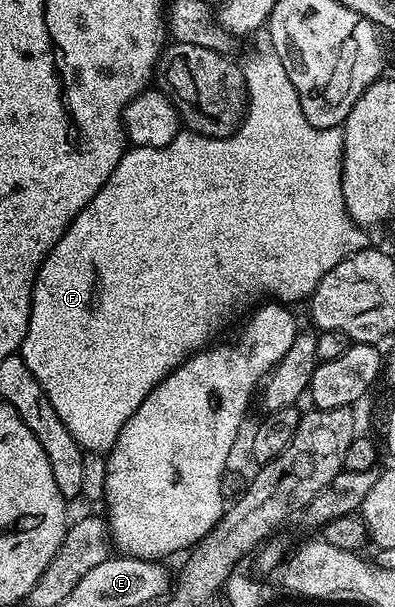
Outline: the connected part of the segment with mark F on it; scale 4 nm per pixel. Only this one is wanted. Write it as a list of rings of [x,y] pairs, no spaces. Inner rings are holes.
[[[264,46],[258,52],[251,53],[246,60],[243,60],[243,71],[245,73],[245,85],[249,87],[249,111],[245,113],[245,121],[232,136],[224,136],[217,140],[213,136],[199,136],[195,132],[182,130],[178,132],[177,137],[170,144],[162,148],[130,147],[125,155],[121,157],[119,166],[115,166],[111,178],[107,178],[107,182],[97,191],[95,198],[91,198],[91,202],[87,202],[87,206],[83,206],[80,214],[69,223],[69,227],[61,235],[59,242],[55,242],[53,249],[45,255],[41,269],[37,271],[37,277],[33,283],[33,301],[29,311],[29,325],[27,326],[25,341],[20,346],[19,355],[27,362],[27,370],[31,370],[31,374],[35,374],[39,386],[43,386],[55,414],[63,422],[63,426],[67,426],[71,438],[75,438],[75,442],[86,453],[108,453],[112,449],[113,443],[119,438],[127,418],[131,418],[131,414],[135,414],[135,410],[139,410],[143,398],[147,398],[147,394],[151,394],[153,387],[163,377],[170,376],[194,352],[201,351],[214,339],[209,330],[213,326],[215,312],[209,312],[209,308],[205,308],[205,304],[203,304],[203,308],[195,308],[195,312],[187,312],[187,310],[191,310],[189,306],[191,306],[191,300],[195,300],[195,296],[191,298],[191,290],[175,290],[173,288],[175,282],[171,282],[171,280],[175,276],[171,276],[171,268],[169,268],[171,240],[175,242],[175,252],[177,252],[181,242],[183,242],[183,246],[185,246],[185,242],[189,242],[189,246],[193,244],[191,236],[195,232],[199,232],[199,234],[205,232],[207,234],[207,230],[209,230],[209,234],[211,234],[211,230],[213,230],[213,236],[215,236],[215,230],[219,228],[219,224],[217,224],[219,218],[213,220],[211,216],[207,216],[207,208],[203,208],[205,212],[201,214],[201,210],[199,210],[199,188],[301,188],[301,202],[297,200],[293,204],[293,212],[285,212],[285,216],[273,218],[271,226],[259,226],[259,222],[263,222],[263,220],[257,218],[255,228],[253,226],[251,228],[241,228],[241,226],[239,228],[237,226],[235,228],[233,226],[231,228],[221,228],[221,238],[217,238],[217,244],[215,244],[215,238],[213,238],[213,250],[217,246],[217,250],[221,250],[221,254],[223,254],[219,258],[229,258],[229,262],[231,262],[231,266],[225,272],[229,276],[225,276],[225,280],[223,280],[227,284],[225,290],[223,290],[225,302],[231,302],[231,298],[233,300],[241,298],[241,305],[245,306],[252,300],[259,302],[264,298],[272,298],[277,302],[290,302],[289,300],[301,300],[304,296],[305,299],[312,297],[321,279],[331,270],[335,270],[335,266],[339,266],[339,262],[343,262],[343,258],[347,258],[367,246],[367,240],[365,240],[366,229],[349,216],[348,208],[344,202],[341,173],[345,160],[346,133],[340,127],[316,129],[315,126],[308,124],[303,116],[303,110],[300,108],[299,94],[296,93],[291,78],[287,76],[283,64],[271,47]],[[295,228],[301,228],[301,232],[307,234],[307,248],[303,248],[303,252],[299,252],[299,260],[301,260],[299,266],[295,266],[293,258],[287,254],[287,252],[293,250],[291,244],[287,242],[287,232],[295,232]],[[249,240],[251,242],[255,240],[255,246],[257,246],[257,250],[251,252],[253,256],[249,254],[247,248],[243,248],[243,244],[249,246]]]

